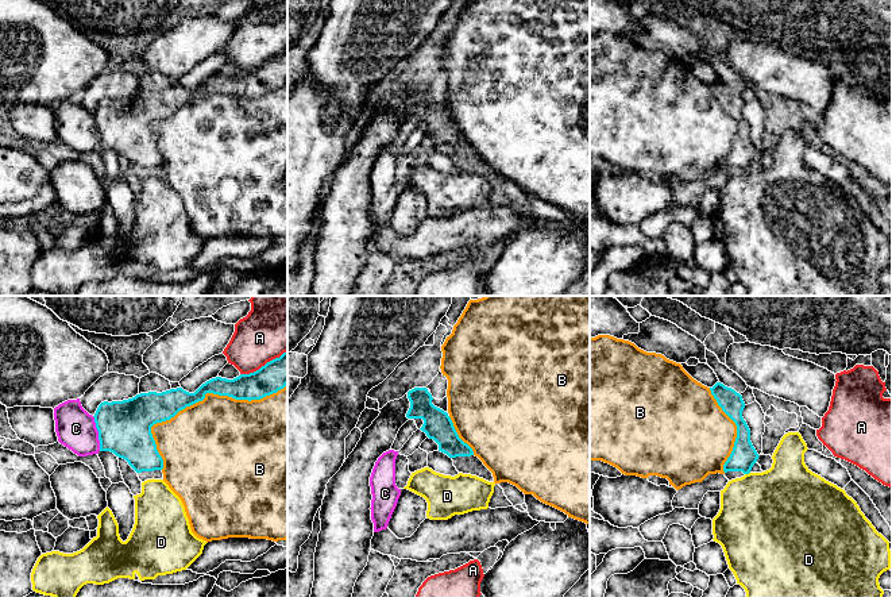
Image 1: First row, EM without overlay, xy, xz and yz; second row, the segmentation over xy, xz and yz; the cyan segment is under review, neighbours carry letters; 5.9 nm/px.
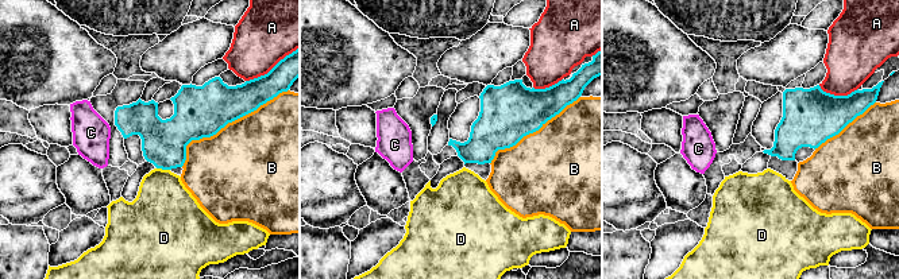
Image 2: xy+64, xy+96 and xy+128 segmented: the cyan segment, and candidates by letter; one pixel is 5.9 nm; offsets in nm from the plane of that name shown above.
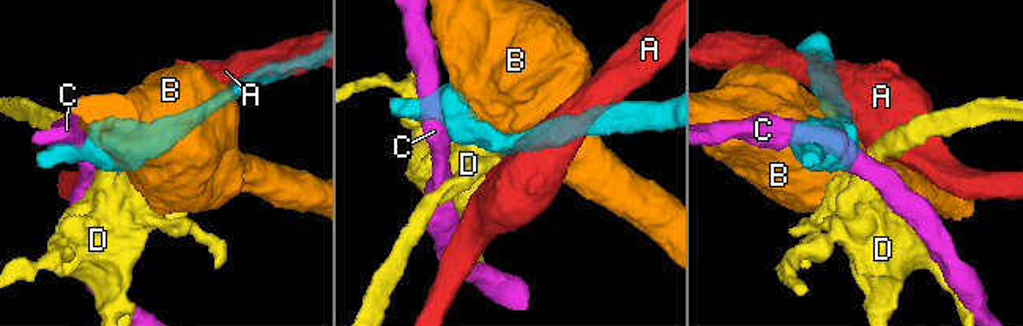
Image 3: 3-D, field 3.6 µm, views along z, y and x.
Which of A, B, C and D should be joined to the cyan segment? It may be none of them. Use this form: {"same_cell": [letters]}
{"same_cell": []}

